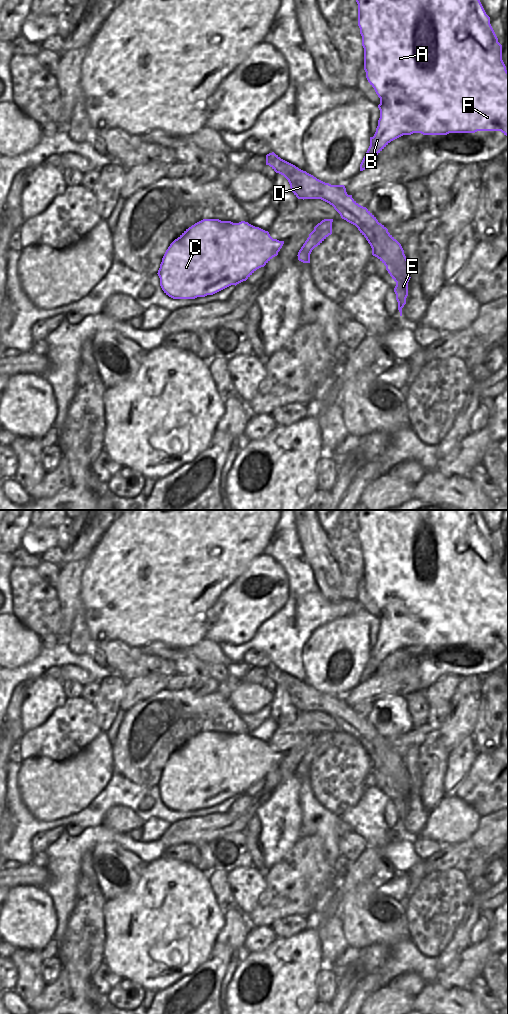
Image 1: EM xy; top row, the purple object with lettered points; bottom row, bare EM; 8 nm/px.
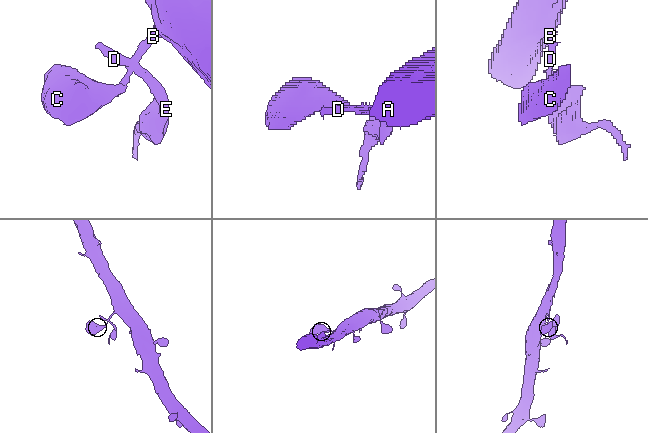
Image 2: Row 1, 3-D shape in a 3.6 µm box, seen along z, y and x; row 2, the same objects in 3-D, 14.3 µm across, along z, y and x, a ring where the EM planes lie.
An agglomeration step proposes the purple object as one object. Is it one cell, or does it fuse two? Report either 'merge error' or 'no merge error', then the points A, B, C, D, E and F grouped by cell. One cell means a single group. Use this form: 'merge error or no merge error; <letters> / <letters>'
merge error; A B C D F / E

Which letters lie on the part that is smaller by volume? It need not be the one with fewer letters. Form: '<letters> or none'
E

